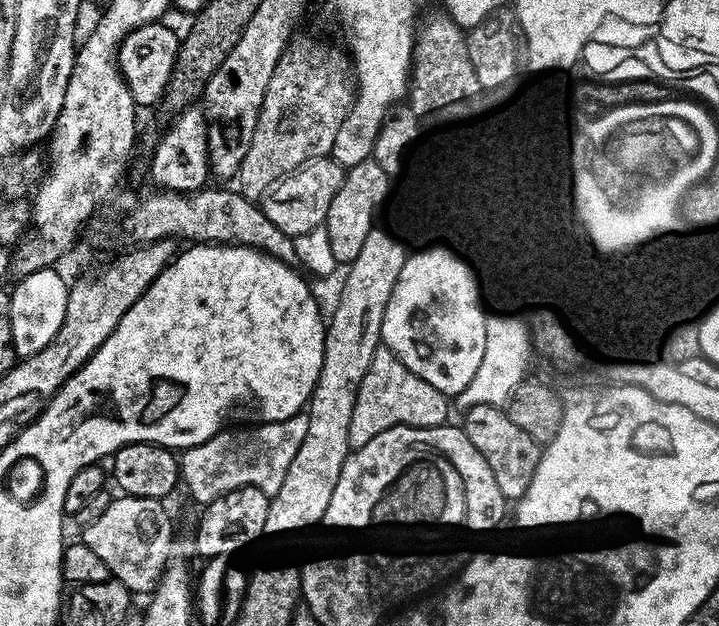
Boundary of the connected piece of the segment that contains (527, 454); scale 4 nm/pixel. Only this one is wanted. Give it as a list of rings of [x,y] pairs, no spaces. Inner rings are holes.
[[[478,404],[463,413],[462,427],[464,433],[474,442],[474,446],[486,458],[486,466],[494,470],[494,482],[498,482],[498,490],[502,490],[505,501],[515,502],[523,498],[530,482],[534,478],[534,470],[538,470],[541,445],[521,430],[514,422],[510,422],[507,411],[495,404]]]

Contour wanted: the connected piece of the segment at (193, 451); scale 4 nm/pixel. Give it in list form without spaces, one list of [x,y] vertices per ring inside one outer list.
[[[297,414],[285,420],[260,422],[257,428],[236,428],[233,432],[221,430],[206,442],[183,449],[178,456],[183,487],[188,487],[189,494],[200,506],[242,486],[254,486],[271,498],[278,494],[278,486],[282,486],[290,462],[294,454],[298,454],[302,438],[306,438],[307,425],[307,415]]]

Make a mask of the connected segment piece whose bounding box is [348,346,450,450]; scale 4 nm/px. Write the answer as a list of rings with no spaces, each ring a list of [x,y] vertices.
[[[381,346],[374,350],[374,362],[370,362],[370,370],[366,378],[362,378],[362,386],[358,386],[354,414],[350,417],[348,447],[355,450],[366,446],[366,442],[378,438],[382,430],[403,424],[408,428],[436,428],[449,419],[448,404],[449,397],[434,390],[430,382],[418,378],[390,349]]]

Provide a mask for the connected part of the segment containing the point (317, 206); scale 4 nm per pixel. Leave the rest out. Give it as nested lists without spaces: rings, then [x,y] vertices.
[[[331,155],[308,161],[268,189],[262,200],[266,218],[270,218],[282,234],[293,238],[321,227],[330,210],[330,202],[334,202],[334,196],[338,194],[338,186],[342,186],[345,171],[345,165]]]

